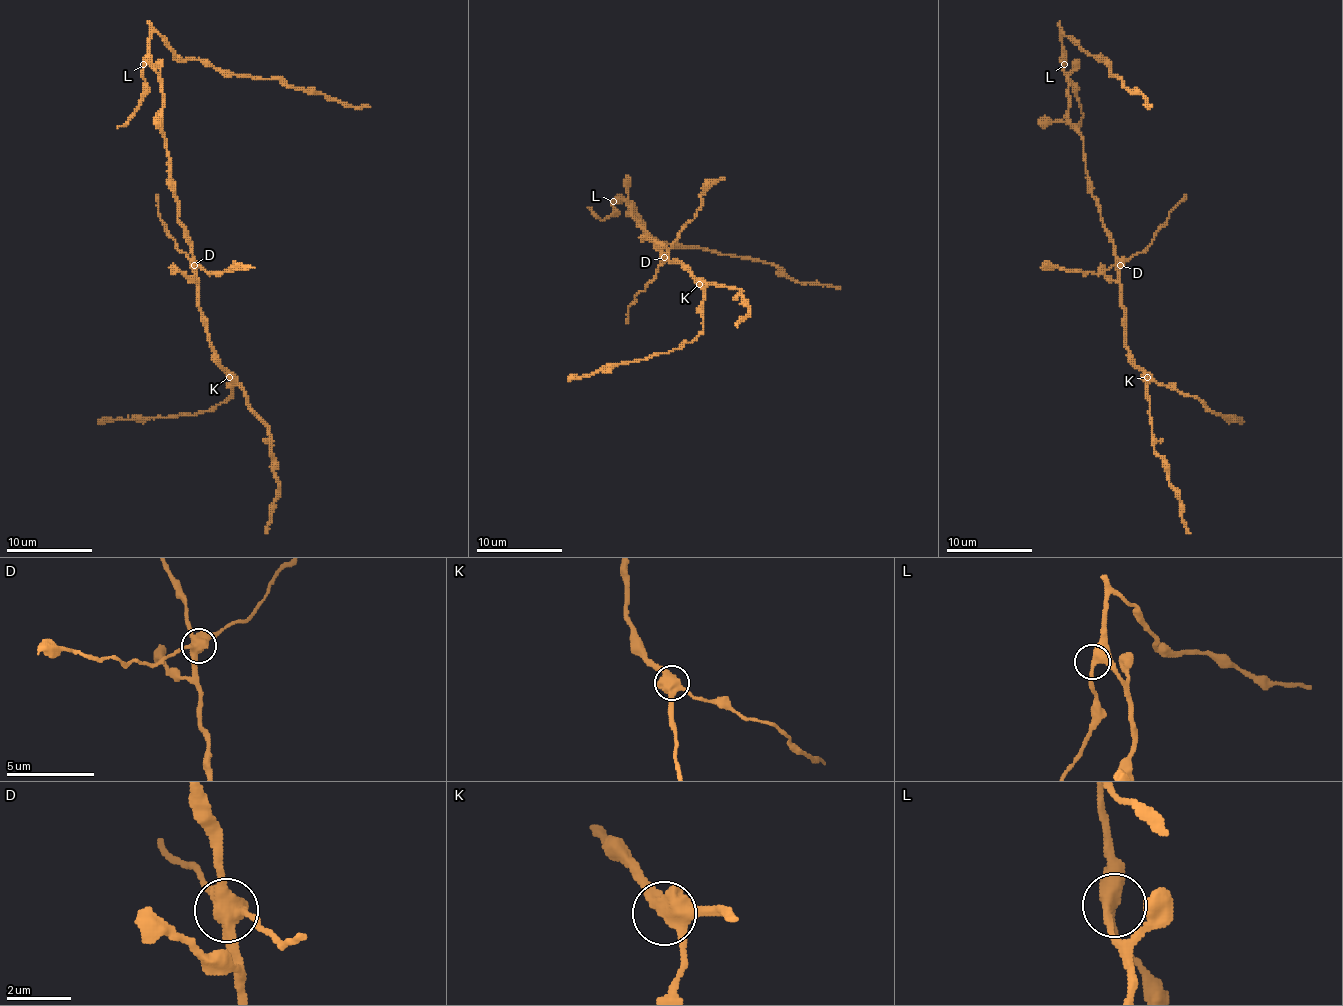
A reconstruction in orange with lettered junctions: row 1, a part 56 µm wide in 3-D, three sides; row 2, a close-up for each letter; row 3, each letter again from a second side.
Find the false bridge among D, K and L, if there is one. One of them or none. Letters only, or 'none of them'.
D

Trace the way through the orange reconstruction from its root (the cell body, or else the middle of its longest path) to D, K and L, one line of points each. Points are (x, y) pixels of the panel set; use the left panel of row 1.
D: (171, 182), (173, 197), (177, 201), (177, 220), (190, 244), (194, 265)
K: (171, 182), (173, 197), (177, 201), (177, 220), (190, 244), (201, 321), (207, 332), (214, 359), (229, 377)
L: (171, 182), (167, 139), (162, 130), (162, 79), (147, 64), (143, 64)

